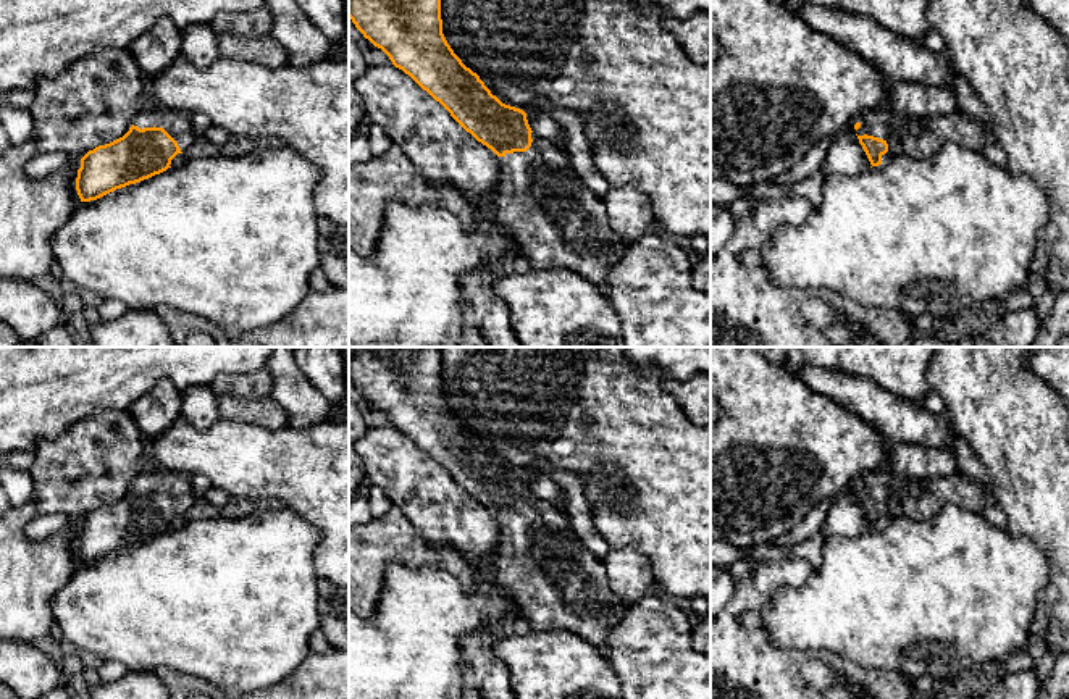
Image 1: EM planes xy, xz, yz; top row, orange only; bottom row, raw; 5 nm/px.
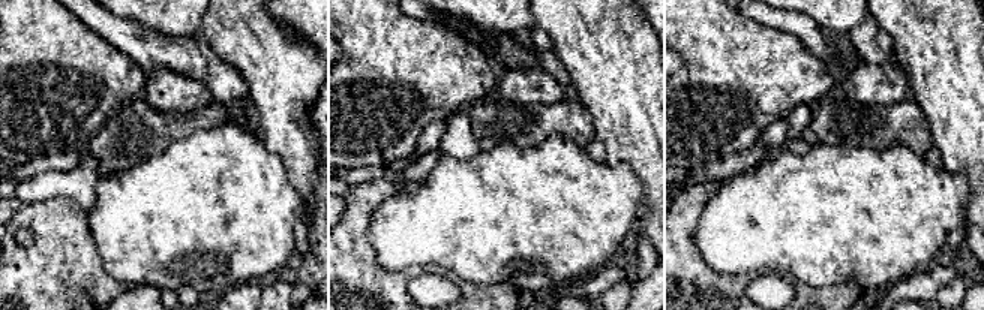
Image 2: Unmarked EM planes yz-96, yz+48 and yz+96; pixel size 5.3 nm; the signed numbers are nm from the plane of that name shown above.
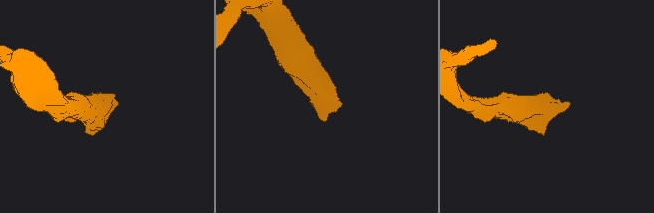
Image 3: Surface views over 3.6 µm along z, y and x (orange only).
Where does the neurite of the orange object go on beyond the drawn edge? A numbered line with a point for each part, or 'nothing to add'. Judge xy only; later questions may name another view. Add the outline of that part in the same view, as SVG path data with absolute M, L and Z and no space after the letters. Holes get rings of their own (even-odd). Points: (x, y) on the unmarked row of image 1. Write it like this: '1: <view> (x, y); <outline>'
1: xy (178, 486); M150 467L136 476L134 488L140 491L163 489L178 504L182 515L199 500L199 496L192 491L192 476L163 467Z

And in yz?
1: yz (916, 499); M887 463L857 476L849 483L848 491L857 497L883 500L888 513L882 517L882 525L901 517L924 521L946 505L983 513L995 500L988 488L961 471L948 478L914 479L895 473Z

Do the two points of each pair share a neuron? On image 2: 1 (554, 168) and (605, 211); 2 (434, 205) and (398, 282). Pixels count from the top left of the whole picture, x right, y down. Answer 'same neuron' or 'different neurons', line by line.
1: same neuron
2: different neurons

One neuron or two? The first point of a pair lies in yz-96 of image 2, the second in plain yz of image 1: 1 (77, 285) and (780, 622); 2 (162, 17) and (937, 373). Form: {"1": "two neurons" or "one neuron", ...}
{"1": "two neurons", "2": "two neurons"}

